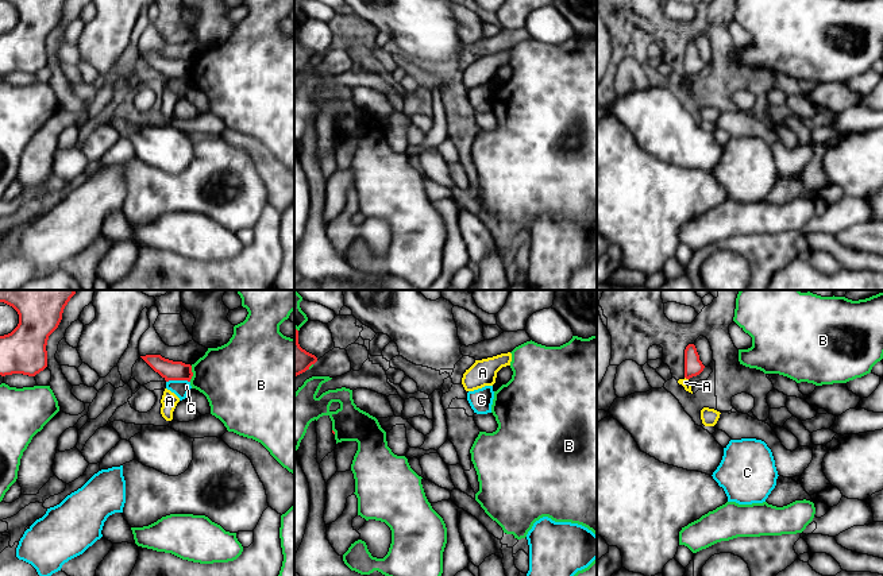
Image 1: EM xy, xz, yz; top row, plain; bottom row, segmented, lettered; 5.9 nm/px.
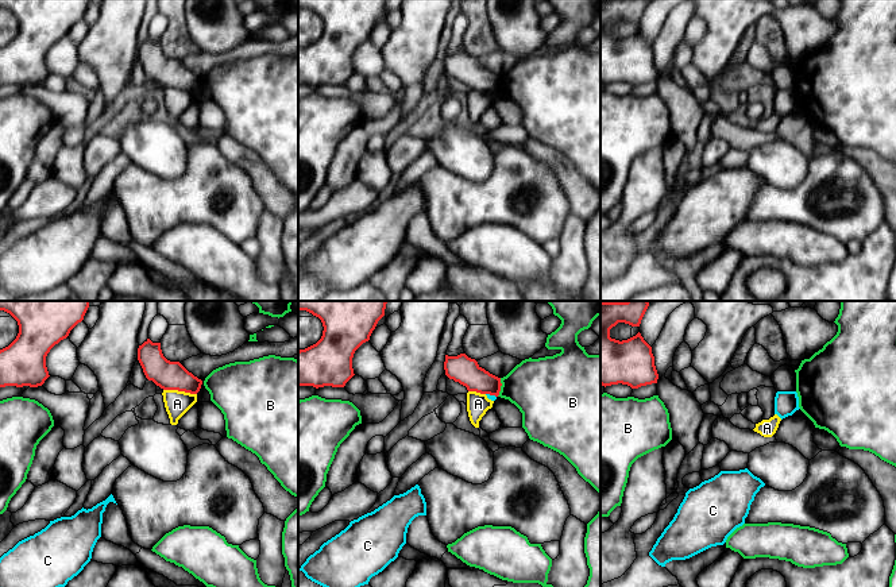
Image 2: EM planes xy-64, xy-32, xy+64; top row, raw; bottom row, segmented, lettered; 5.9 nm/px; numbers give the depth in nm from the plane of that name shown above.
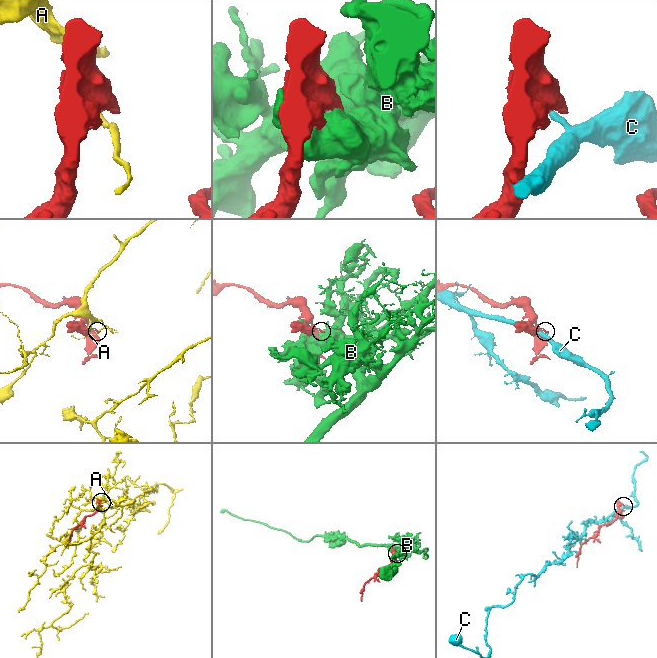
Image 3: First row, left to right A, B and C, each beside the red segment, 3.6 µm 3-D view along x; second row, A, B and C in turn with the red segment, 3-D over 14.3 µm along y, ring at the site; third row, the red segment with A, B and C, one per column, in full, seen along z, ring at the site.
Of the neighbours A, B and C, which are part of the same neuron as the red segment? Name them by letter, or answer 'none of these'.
none of these

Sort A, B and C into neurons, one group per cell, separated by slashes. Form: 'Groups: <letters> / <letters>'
Groups: A / B / C

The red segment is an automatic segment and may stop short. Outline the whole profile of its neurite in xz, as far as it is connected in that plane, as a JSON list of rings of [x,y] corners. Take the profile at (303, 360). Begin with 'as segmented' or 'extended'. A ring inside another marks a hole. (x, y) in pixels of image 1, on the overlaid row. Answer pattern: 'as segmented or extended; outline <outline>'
as segmented; outline [[[294,328],[294,376],[309,370],[312,364],[317,362],[317,357],[298,344],[298,330]]]

